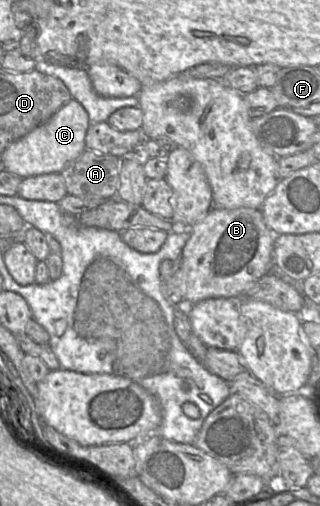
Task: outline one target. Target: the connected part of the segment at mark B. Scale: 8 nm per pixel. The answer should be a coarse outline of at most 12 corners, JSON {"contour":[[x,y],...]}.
{"contour":[[260,208],[212,209],[180,256],[185,308],[273,266]]}

